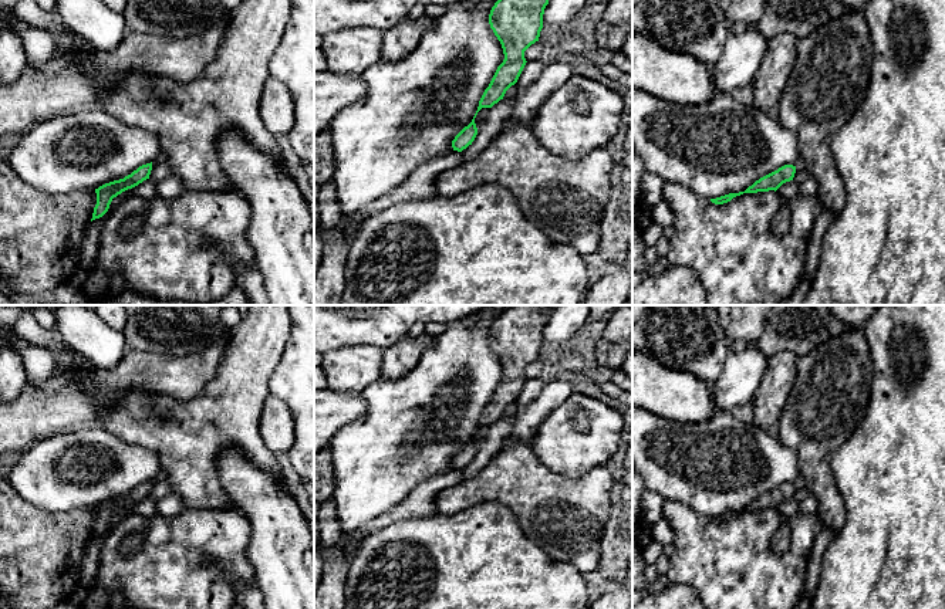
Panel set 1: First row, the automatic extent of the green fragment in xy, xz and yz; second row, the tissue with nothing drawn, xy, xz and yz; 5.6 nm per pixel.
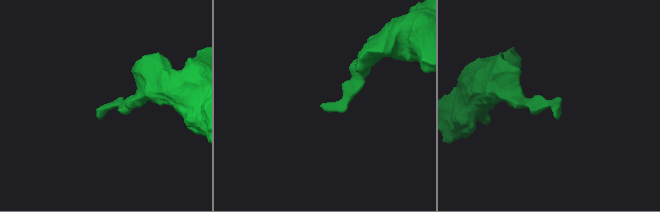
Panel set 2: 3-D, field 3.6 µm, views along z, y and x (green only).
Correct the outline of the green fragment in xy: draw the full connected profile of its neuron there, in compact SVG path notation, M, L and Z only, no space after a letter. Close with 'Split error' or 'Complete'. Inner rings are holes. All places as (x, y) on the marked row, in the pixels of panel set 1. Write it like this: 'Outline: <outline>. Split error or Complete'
Outline: M152 162L139 166L136 170L125 176L124 179L105 183L99 186L98 189L95 189L97 204L94 207L91 221L102 217L108 212L114 197L117 197L118 194L121 194L122 192L128 189L138 186L144 180L149 179L151 170L152 170Z. Complete

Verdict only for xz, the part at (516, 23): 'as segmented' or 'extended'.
as segmented

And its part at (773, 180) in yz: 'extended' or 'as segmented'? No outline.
as segmented

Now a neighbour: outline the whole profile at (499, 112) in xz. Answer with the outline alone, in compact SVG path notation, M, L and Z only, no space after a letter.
M539 60L526 62L517 79L516 94L509 99L500 99L489 109L489 114L485 122L482 124L480 129L477 131L475 141L460 152L465 162L477 158L500 133L503 124L513 114L516 99L522 92L524 92L529 87L531 87L537 81L544 67L546 65Z

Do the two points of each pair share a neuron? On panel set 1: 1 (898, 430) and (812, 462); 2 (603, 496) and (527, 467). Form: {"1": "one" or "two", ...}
{"1": "two", "2": "one"}

